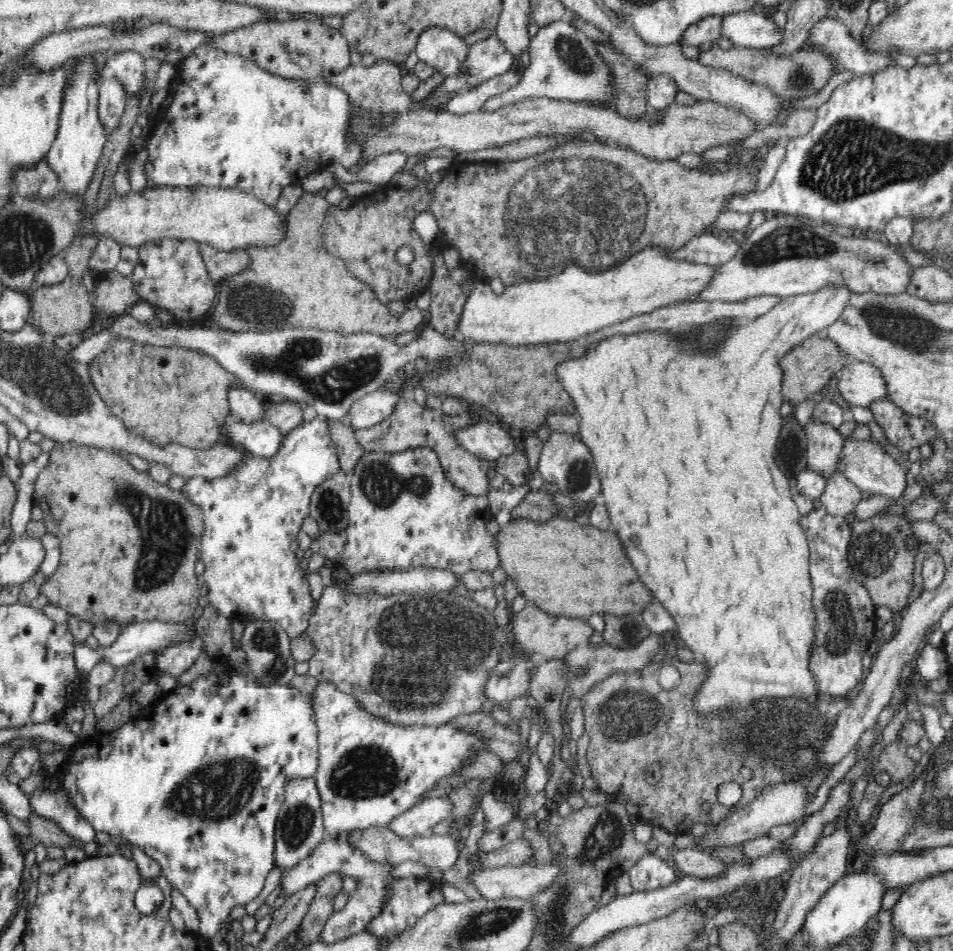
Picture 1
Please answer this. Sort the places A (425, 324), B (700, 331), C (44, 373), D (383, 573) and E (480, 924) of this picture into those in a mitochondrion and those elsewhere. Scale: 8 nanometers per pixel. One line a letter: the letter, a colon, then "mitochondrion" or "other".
A: other
B: mitochondrion
C: mitochondrion
D: other
E: mitochondrion

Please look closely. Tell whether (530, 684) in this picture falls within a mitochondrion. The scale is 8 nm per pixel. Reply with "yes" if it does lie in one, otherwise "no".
no

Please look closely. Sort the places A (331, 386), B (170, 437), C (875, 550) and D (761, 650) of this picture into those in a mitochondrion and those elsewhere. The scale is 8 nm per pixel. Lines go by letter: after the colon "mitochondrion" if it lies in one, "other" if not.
A: mitochondrion
B: other
C: mitochondrion
D: other

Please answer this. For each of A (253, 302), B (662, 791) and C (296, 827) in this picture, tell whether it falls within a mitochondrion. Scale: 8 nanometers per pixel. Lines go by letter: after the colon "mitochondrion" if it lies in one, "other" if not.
A: mitochondrion
B: other
C: mitochondrion

